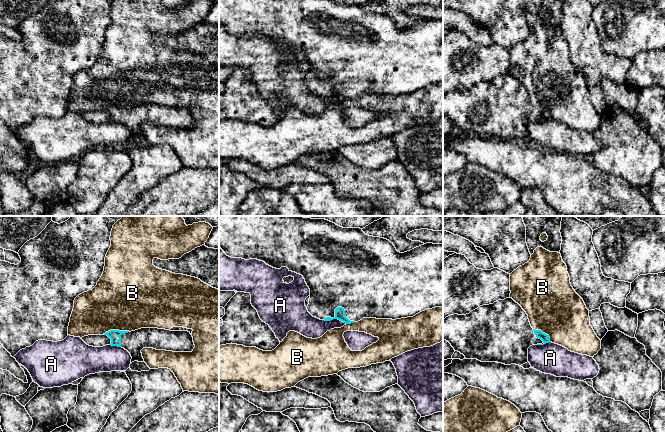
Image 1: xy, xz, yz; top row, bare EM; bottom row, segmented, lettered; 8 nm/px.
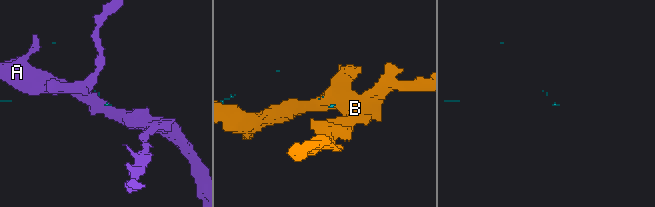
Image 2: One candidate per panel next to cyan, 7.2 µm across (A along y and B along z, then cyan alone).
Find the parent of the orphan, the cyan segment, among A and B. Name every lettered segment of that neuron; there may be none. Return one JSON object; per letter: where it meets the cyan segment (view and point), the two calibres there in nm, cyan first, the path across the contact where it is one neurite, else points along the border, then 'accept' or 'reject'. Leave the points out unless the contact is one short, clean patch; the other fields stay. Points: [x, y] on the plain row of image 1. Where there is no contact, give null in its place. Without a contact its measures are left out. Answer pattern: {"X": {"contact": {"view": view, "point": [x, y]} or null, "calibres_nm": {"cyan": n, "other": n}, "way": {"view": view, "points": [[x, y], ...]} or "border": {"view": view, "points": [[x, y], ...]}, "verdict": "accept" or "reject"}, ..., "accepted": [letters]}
{"A": {"contact": {"view": "xz", "point": [335, 94]}, "calibres_nm": {"cyan": 80, "other": 180}, "verdict": "reject"}, "B": {"contact": {"view": "xy", "point": [116, 106]}, "calibres_nm": {"cyan": 100, "other": 480}, "verdict": "reject"}, "accepted": []}

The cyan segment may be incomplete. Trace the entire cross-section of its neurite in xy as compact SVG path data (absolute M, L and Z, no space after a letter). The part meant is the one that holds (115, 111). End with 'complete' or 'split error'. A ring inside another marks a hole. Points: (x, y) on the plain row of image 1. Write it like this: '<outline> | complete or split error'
M141 104L135 107L110 106L103 111L88 111L81 114L87 121L103 123L118 122L127 126L134 137L144 138L141 126L153 124L173 128L192 128L195 121L188 107L170 107L158 104Z | split error

